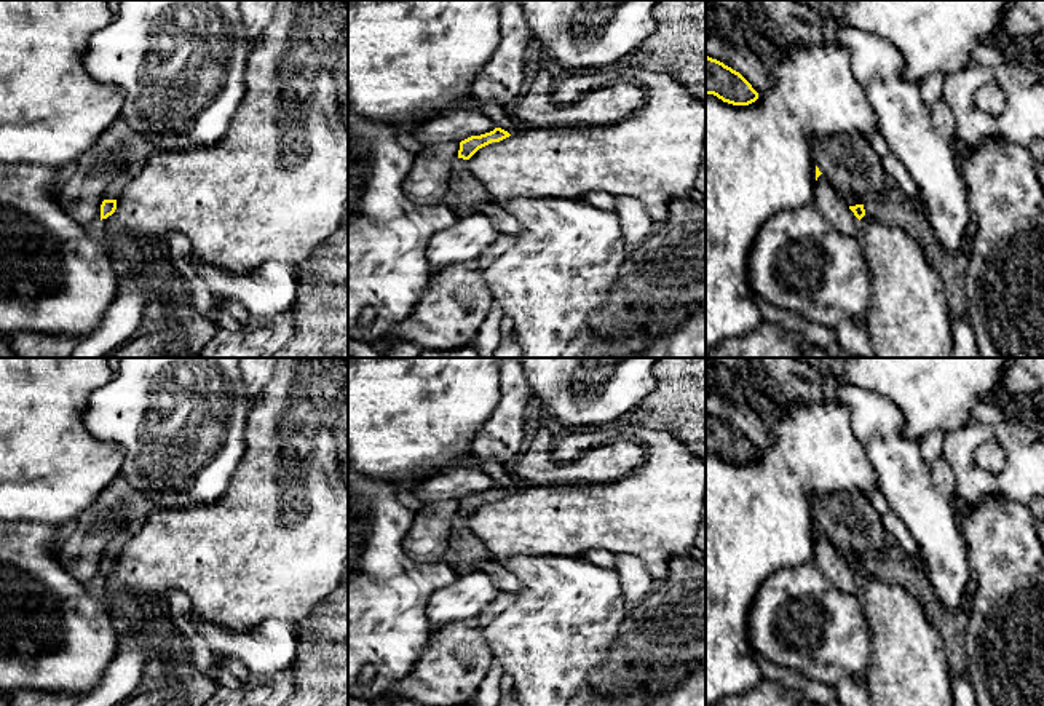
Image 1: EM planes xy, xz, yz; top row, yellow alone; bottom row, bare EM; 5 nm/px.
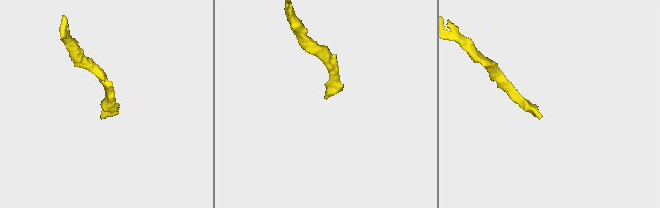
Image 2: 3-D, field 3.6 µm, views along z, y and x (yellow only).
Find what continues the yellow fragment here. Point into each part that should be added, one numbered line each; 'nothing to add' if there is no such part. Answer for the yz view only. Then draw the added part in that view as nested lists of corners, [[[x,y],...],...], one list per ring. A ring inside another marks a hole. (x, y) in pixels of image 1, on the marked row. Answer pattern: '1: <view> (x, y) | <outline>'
1: yz (893, 206) | [[[886,174],[884,190],[868,192],[862,204],[867,216],[889,225],[897,225],[918,241],[927,262],[943,283],[951,315],[966,315],[964,276],[967,272],[967,254],[951,254],[942,246],[923,203],[918,198],[910,198],[896,177]]]

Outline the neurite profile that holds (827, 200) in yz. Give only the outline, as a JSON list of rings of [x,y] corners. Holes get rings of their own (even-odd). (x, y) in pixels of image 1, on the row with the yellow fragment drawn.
[[[824,174],[816,180],[813,204],[835,230],[848,236],[860,236],[859,219]]]

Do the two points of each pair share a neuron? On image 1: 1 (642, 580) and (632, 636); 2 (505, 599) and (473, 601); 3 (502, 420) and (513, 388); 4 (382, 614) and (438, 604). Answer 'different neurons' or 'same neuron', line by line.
1: different neurons
2: different neurons
3: same neuron
4: different neurons

